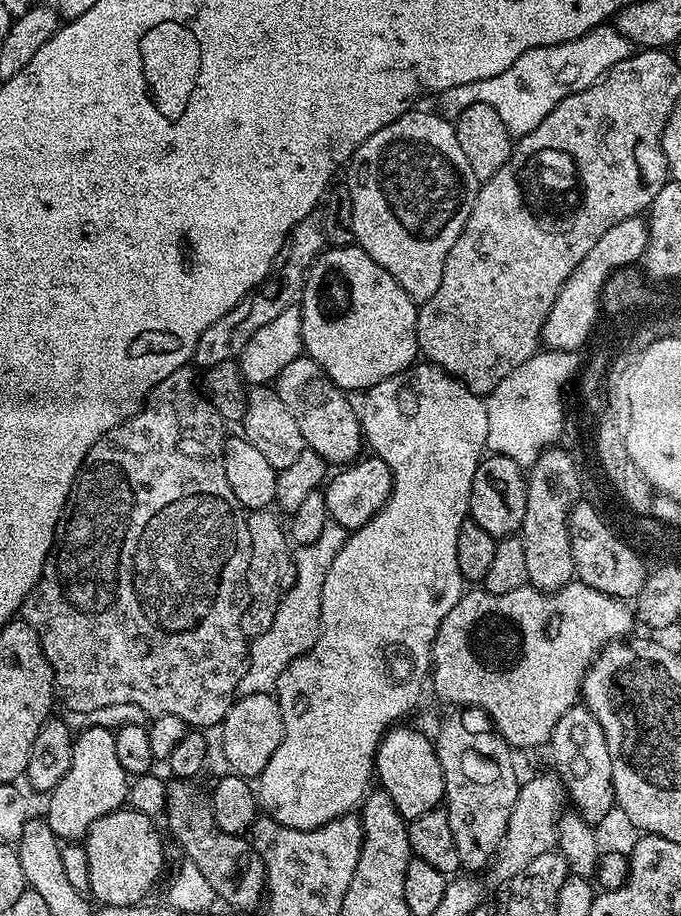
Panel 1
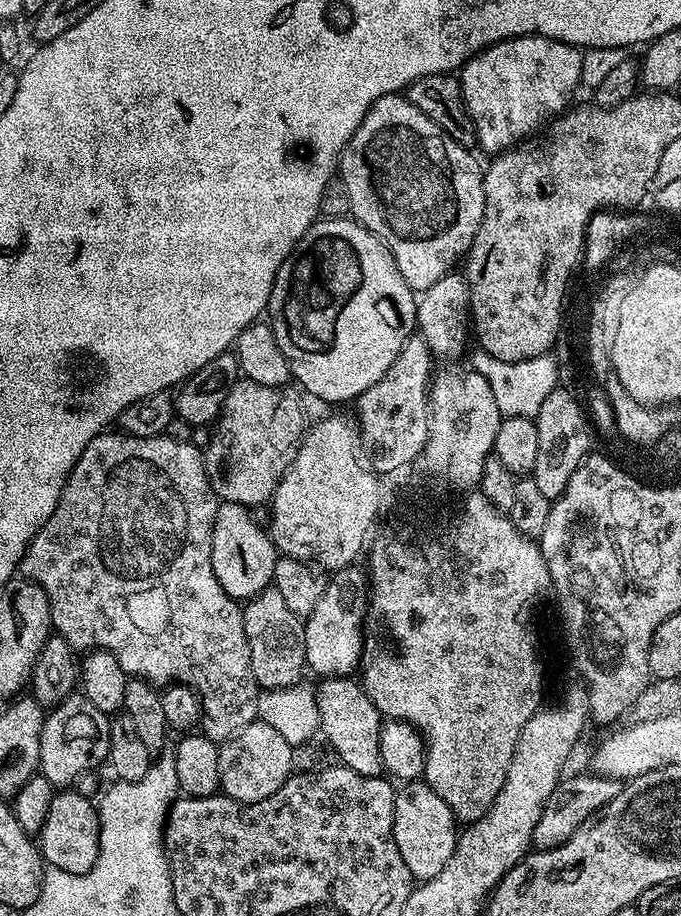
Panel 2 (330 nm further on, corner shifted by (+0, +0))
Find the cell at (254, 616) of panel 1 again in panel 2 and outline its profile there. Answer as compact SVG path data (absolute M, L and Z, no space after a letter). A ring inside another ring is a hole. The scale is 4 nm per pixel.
M269 586L247 601L242 608L244 614L244 629L246 630L246 642L250 646L250 666L252 677L257 685L264 690L288 688L291 684L301 683L303 672L306 672L308 659L306 658L306 638L304 637L304 620L286 606L282 594L278 594L275 586Z

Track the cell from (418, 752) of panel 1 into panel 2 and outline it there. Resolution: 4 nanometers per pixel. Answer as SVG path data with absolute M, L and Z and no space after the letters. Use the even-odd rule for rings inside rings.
M329 676L321 679L314 691L320 715L320 732L328 739L330 747L336 751L341 765L358 774L381 775L381 758L378 750L382 717L378 709L365 695L363 687L355 679L347 676Z

